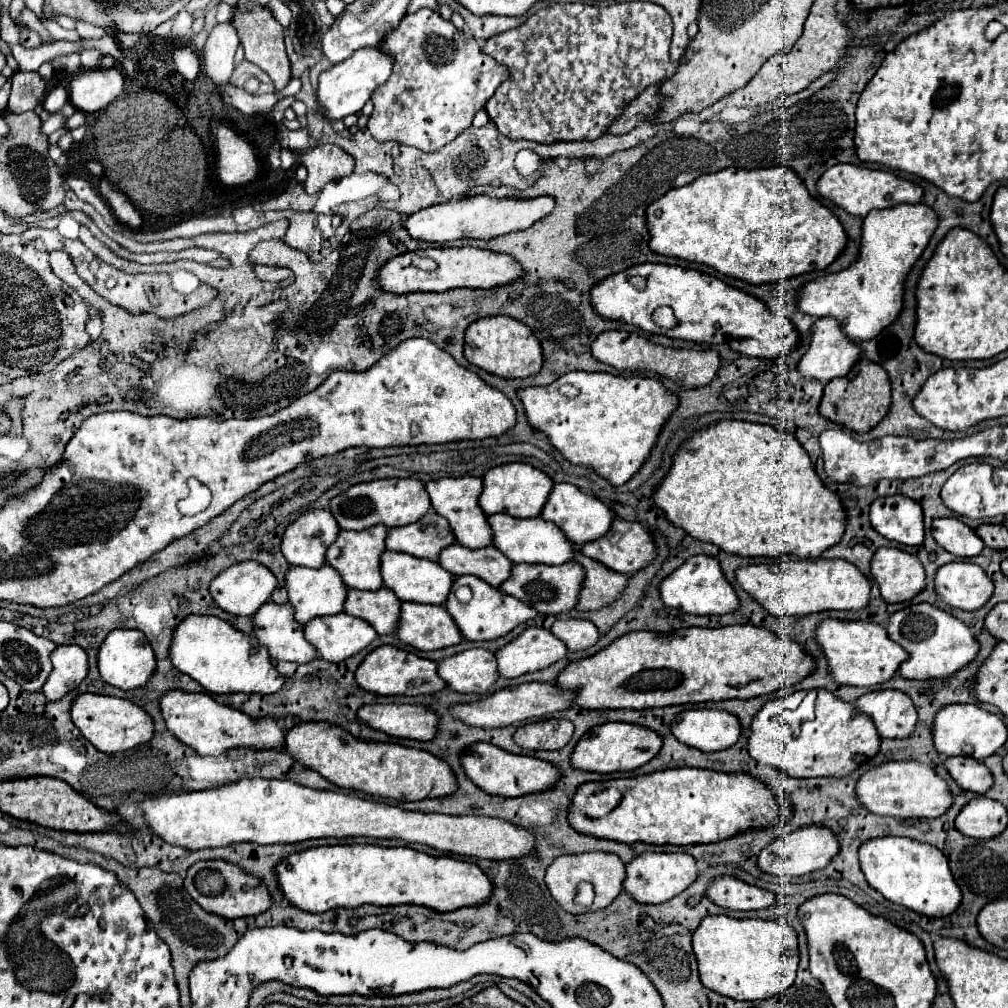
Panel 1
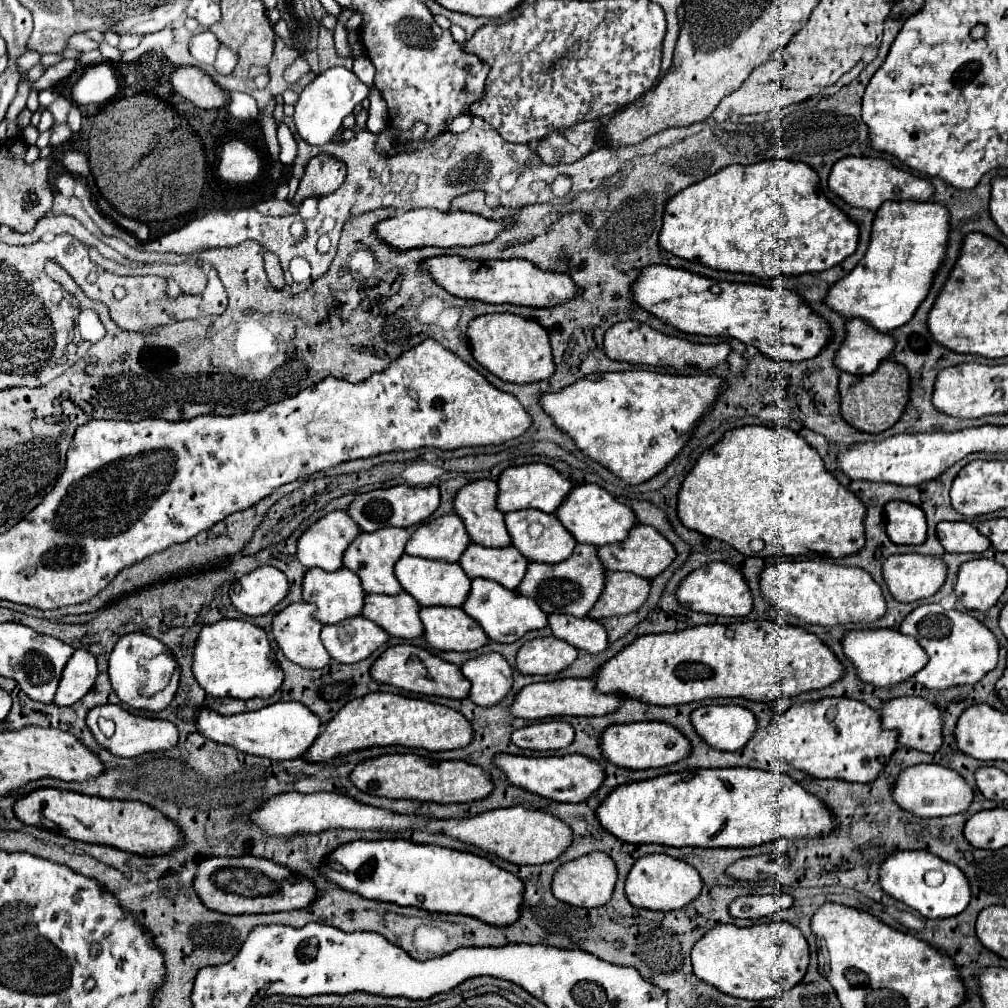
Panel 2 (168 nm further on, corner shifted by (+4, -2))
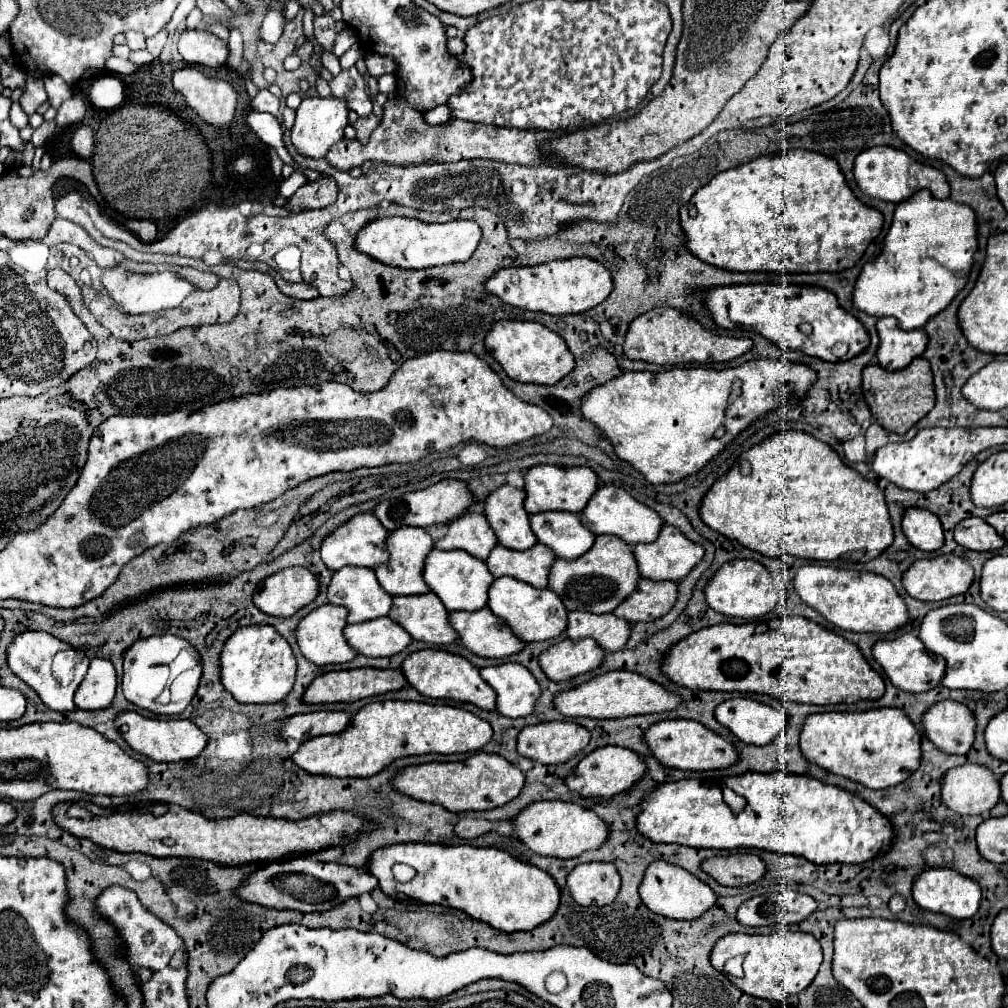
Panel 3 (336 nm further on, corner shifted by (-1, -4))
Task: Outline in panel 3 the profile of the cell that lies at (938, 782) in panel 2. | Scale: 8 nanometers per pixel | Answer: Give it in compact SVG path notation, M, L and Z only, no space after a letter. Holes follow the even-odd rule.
M967 762L943 778L943 802L957 814L989 814L999 800L999 778L985 764Z

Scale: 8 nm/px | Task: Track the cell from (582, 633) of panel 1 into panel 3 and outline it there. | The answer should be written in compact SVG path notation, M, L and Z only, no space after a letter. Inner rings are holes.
M583 610L569 612L567 624L569 638L595 638L607 652L617 652L625 648L631 636L631 624L615 614L591 614Z

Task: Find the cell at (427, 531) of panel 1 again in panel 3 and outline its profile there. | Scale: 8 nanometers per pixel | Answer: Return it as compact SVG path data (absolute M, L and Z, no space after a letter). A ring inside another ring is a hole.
M467 512L451 522L447 536L435 542L435 548L441 550L467 550L479 560L487 560L489 552L499 544L493 528L489 526L485 514Z

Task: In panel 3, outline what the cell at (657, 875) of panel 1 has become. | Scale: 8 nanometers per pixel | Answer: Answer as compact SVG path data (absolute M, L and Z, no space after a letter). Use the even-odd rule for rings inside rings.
M663 860L653 862L647 868L647 874L641 882L639 892L641 892L643 904L649 910L653 910L655 914L673 918L673 920L697 920L717 902L717 894L705 882L701 882L697 876L683 870L681 866L675 866L675 864L663 862Z

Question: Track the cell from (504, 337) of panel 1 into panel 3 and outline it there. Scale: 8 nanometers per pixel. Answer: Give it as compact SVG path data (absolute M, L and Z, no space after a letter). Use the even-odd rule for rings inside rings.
M501 320L487 334L485 346L487 346L487 352L493 354L495 360L503 366L507 376L517 382L553 386L575 368L575 356L569 352L567 342L539 322Z

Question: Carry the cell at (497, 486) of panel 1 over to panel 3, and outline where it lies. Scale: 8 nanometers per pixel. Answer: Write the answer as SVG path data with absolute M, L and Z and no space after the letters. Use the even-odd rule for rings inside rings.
M533 466L525 472L525 510L529 514L535 512L547 512L547 510L565 510L565 512L581 512L595 490L599 488L597 474L587 466L573 466L573 468L561 468L561 466Z

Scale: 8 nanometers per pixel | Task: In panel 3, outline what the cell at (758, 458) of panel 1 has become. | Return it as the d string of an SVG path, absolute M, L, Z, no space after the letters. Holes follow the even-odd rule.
M805 432L771 436L763 444L743 452L739 464L719 478L705 494L701 518L713 530L739 540L743 546L763 556L791 554L809 560L869 562L893 544L893 526L883 490L875 486L875 482L863 478L857 470L849 468L831 446Z

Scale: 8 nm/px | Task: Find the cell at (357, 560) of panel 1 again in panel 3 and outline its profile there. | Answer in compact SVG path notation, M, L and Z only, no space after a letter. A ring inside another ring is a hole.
M403 526L395 532L391 532L391 538L387 542L391 560L383 566L377 566L377 578L379 584L391 592L393 596L411 596L411 594L427 594L429 586L423 580L423 568L425 568L425 558L433 550L433 538L423 530L423 528L411 528Z

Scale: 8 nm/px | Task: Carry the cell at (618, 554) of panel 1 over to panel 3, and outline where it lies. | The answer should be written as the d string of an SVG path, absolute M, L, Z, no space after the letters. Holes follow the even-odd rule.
M663 526L659 538L635 546L641 576L647 580L683 580L705 556L701 544L691 542L677 526Z

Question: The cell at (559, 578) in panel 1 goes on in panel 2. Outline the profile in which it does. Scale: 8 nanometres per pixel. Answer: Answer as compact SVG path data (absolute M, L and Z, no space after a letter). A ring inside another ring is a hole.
M576 544L572 556L564 564L538 564L530 562L524 574L524 580L516 588L522 596L536 600L542 612L552 614L572 614L572 616L586 616L586 612L594 606L602 592L602 562L596 556L596 546L592 544Z

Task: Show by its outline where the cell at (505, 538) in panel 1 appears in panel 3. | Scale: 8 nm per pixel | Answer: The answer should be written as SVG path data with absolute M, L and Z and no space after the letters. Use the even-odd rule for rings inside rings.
M539 512L531 516L531 528L541 544L549 546L559 558L579 558L591 550L595 534L581 524L579 514Z

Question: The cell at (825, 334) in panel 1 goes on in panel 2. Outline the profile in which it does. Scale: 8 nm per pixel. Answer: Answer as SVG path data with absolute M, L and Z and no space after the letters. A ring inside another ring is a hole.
M852 318L846 322L844 342L832 362L840 372L870 374L878 368L880 360L890 356L890 348L894 348L894 340L890 340L890 336L874 332L866 328L862 320Z

